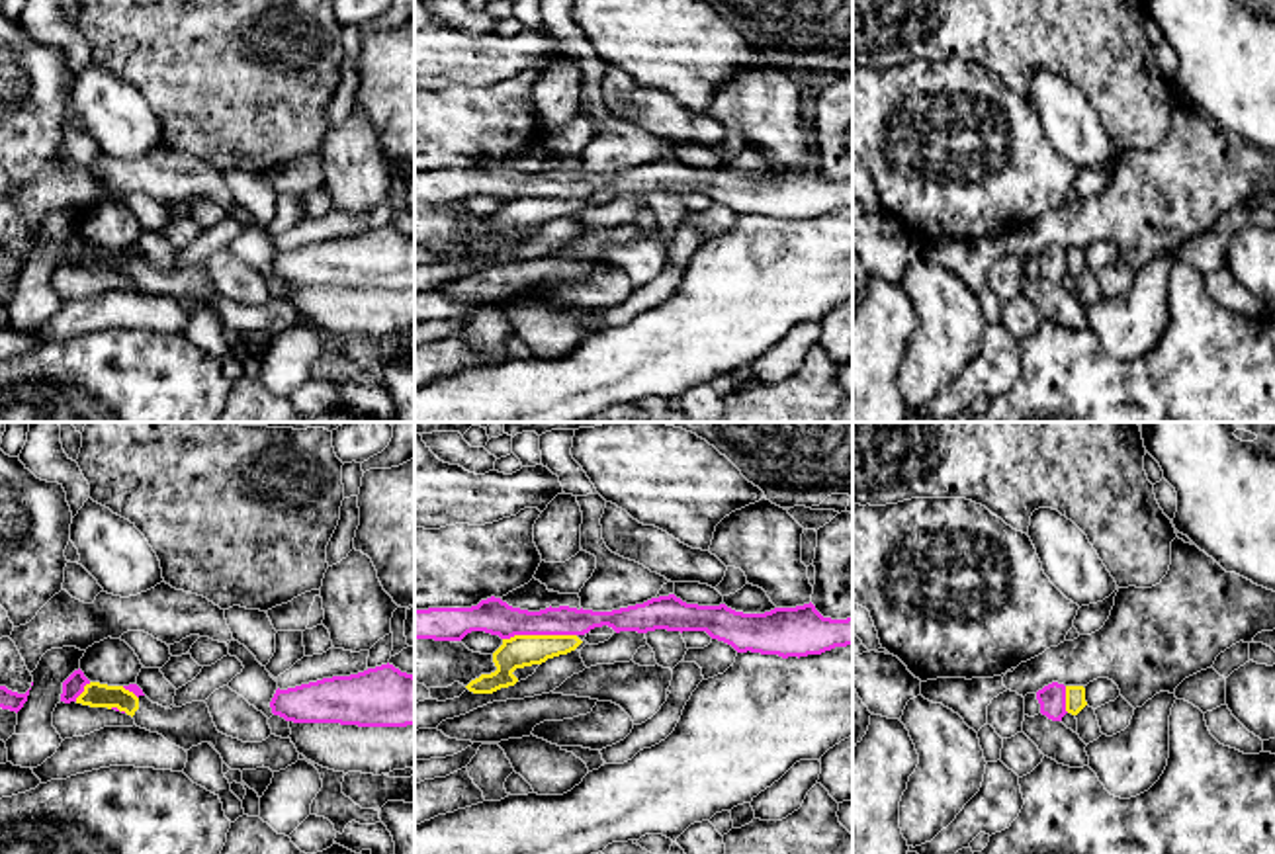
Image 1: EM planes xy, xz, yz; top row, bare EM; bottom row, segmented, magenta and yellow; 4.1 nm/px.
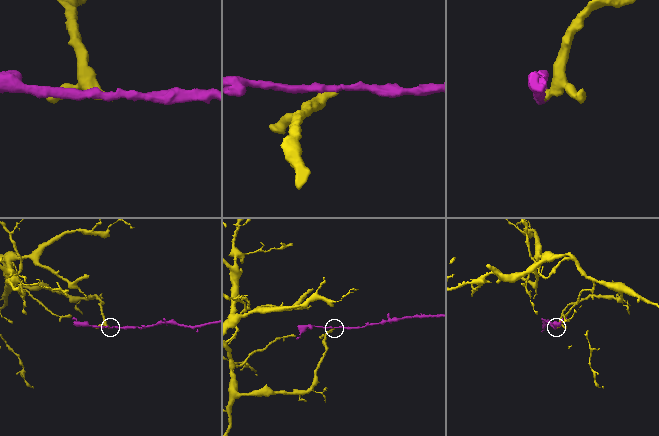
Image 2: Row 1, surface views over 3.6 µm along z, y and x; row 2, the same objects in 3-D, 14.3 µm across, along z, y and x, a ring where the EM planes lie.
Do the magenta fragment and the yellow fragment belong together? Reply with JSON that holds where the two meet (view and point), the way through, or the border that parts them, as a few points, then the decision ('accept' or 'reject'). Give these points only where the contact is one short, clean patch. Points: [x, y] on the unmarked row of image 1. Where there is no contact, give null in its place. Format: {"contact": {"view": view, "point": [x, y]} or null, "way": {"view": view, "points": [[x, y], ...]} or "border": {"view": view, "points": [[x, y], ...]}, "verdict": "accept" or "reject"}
{"contact": {"view": "xz", "point": [538, 196]}, "verdict": "reject"}

